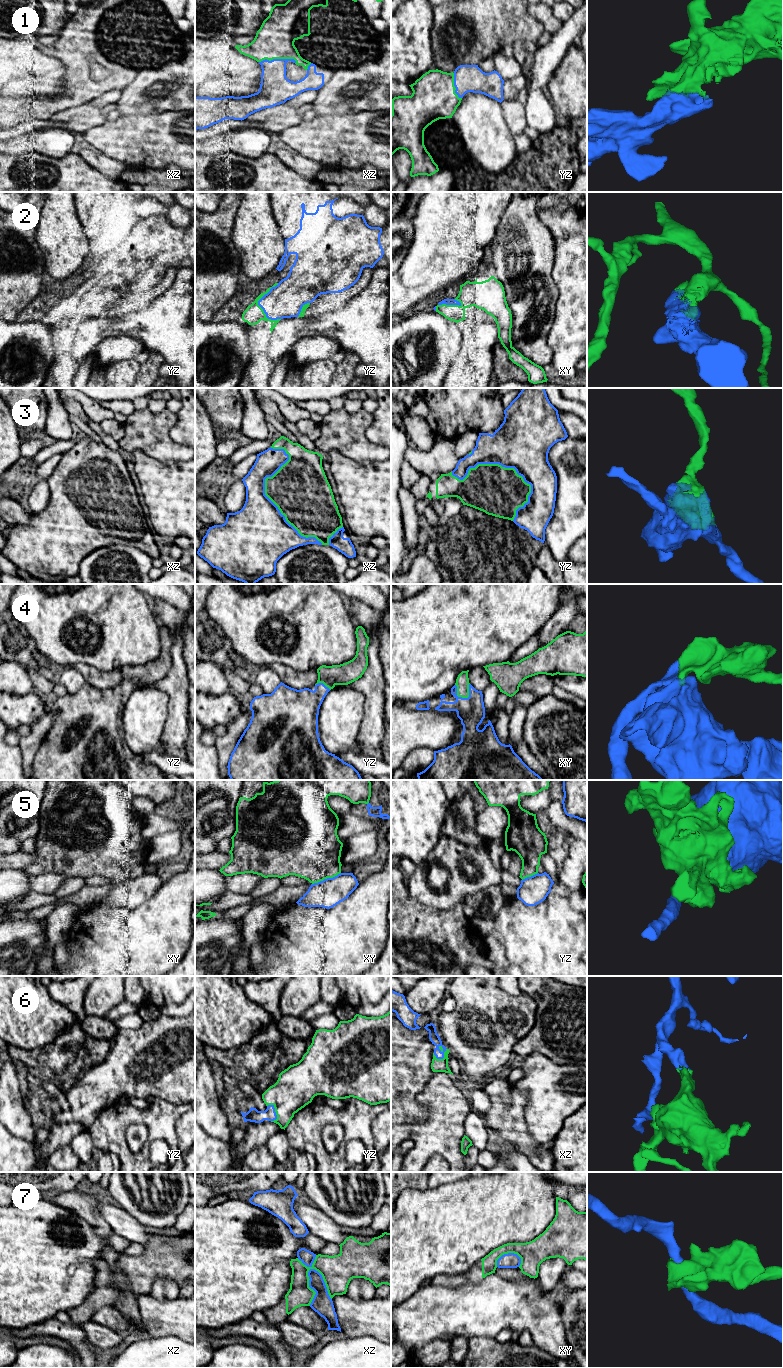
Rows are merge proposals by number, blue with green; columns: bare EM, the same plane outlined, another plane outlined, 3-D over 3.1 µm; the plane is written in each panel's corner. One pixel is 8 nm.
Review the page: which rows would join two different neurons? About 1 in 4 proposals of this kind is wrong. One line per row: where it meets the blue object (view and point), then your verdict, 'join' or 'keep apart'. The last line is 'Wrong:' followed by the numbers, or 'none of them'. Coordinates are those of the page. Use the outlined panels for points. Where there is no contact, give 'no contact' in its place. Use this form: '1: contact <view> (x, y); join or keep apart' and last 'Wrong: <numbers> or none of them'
1: contact xz (277, 59); join
2: contact yz (258, 301); join
3: contact xz (265, 495); join
4: contact xy (457, 696); join
5: contact xy (327, 878); keep apart
6: contact xz (442, 1058); join
7: contact xz (309, 1280); keep apart
Wrong: 5, 7

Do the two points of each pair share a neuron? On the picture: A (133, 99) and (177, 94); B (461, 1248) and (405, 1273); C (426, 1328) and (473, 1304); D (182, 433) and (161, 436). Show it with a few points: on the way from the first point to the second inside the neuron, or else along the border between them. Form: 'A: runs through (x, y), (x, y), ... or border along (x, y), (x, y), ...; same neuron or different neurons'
A: runs through (144, 99), (166, 99); same neuron
B: runs through (447, 1248), (430, 1248), (419, 1259); same neuron
C: runs through (438, 1316), (442, 1312), (461, 1311); same neuron
D: border along (177, 414), (170, 437), (184, 445); different neurons

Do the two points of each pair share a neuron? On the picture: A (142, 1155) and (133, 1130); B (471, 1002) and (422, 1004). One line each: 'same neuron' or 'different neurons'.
A: different neurons
B: different neurons

